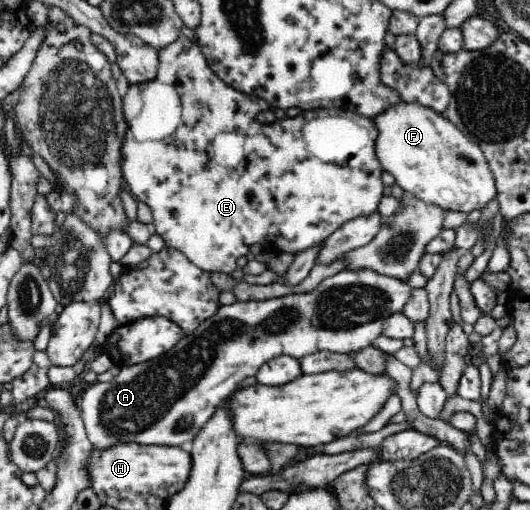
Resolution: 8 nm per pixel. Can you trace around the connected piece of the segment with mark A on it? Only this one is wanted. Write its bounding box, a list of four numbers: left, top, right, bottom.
[79,269,413,451]

